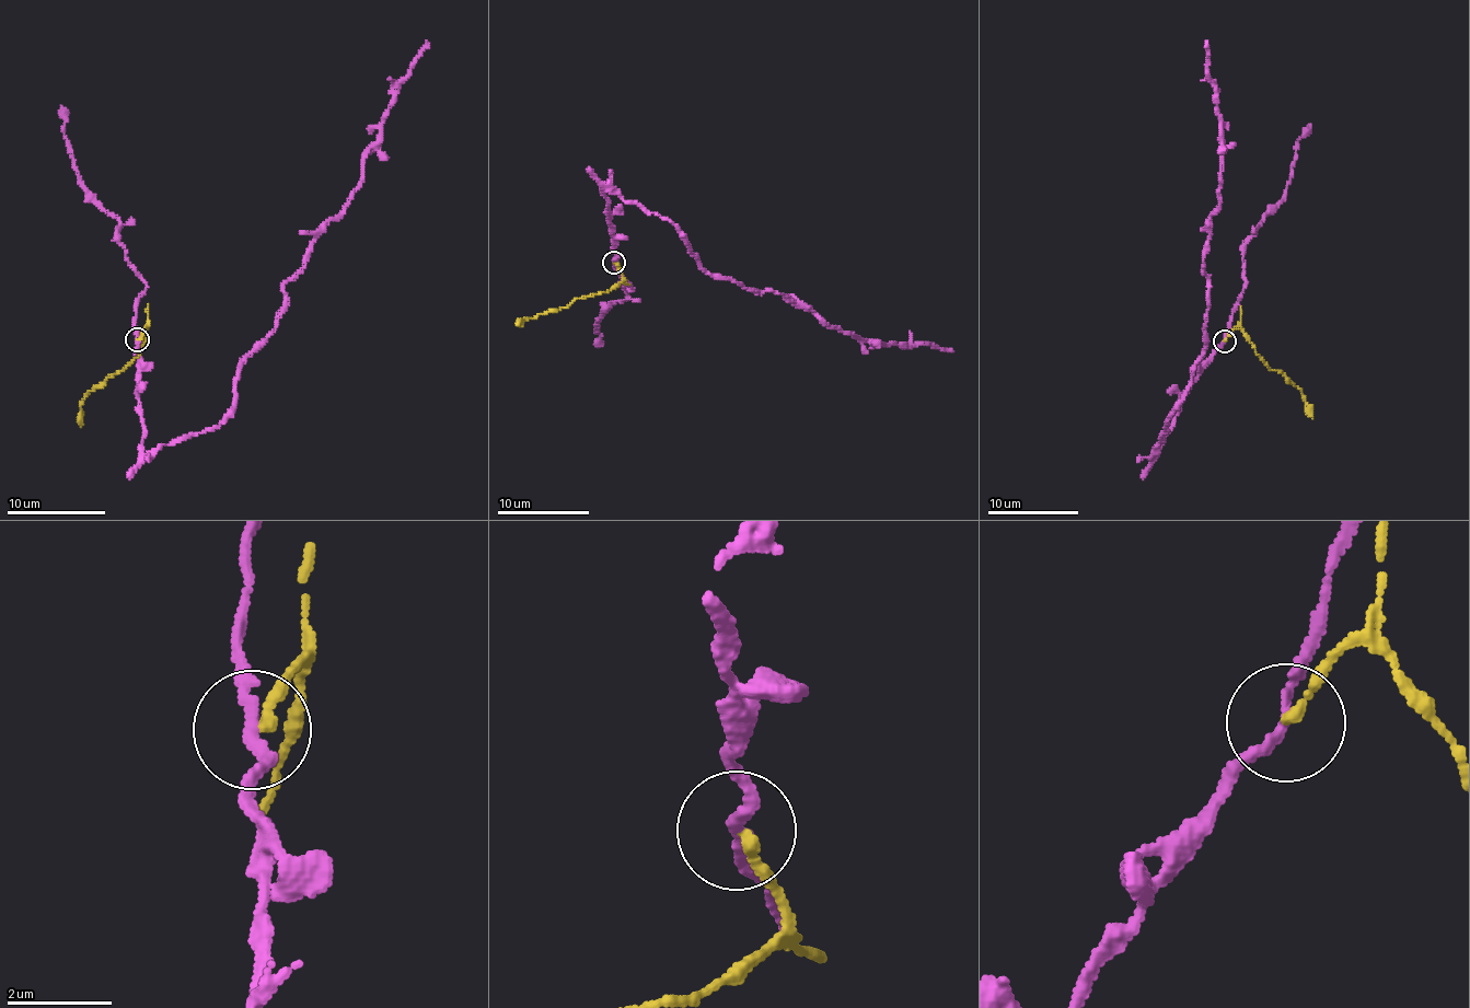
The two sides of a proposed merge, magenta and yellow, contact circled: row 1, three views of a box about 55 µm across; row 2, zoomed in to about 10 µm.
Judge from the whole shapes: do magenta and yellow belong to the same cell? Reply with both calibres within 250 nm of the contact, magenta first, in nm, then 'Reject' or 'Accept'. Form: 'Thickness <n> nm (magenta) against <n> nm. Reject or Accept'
Thickness 180 nm (magenta) against 200 nm. Reject

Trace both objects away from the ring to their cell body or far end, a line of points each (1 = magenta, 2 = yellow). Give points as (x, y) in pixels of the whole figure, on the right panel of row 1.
1: (1225, 340), (1183, 397), (1157, 452), (1200, 359), (1207, 319), (1203, 259), (1223, 181), (1207, 41)
2: (1225, 340), (1234, 328), (1243, 333), (1270, 368), (1281, 372), (1300, 391), (1305, 412), (1312, 418)

